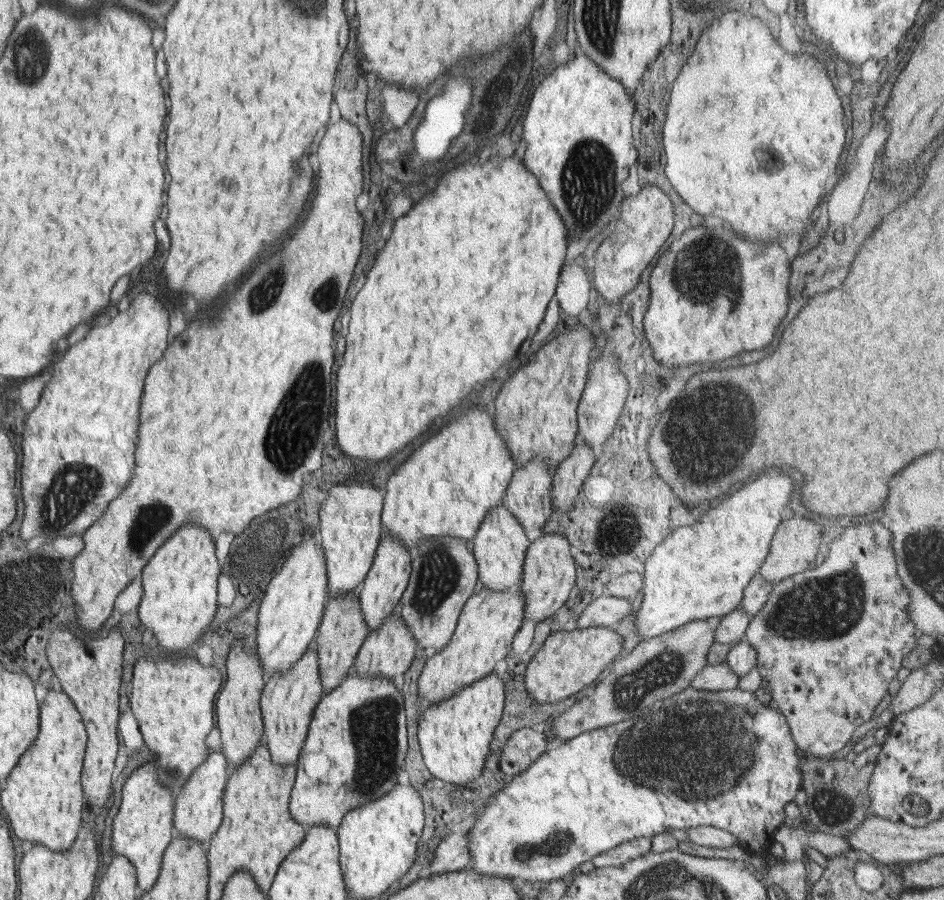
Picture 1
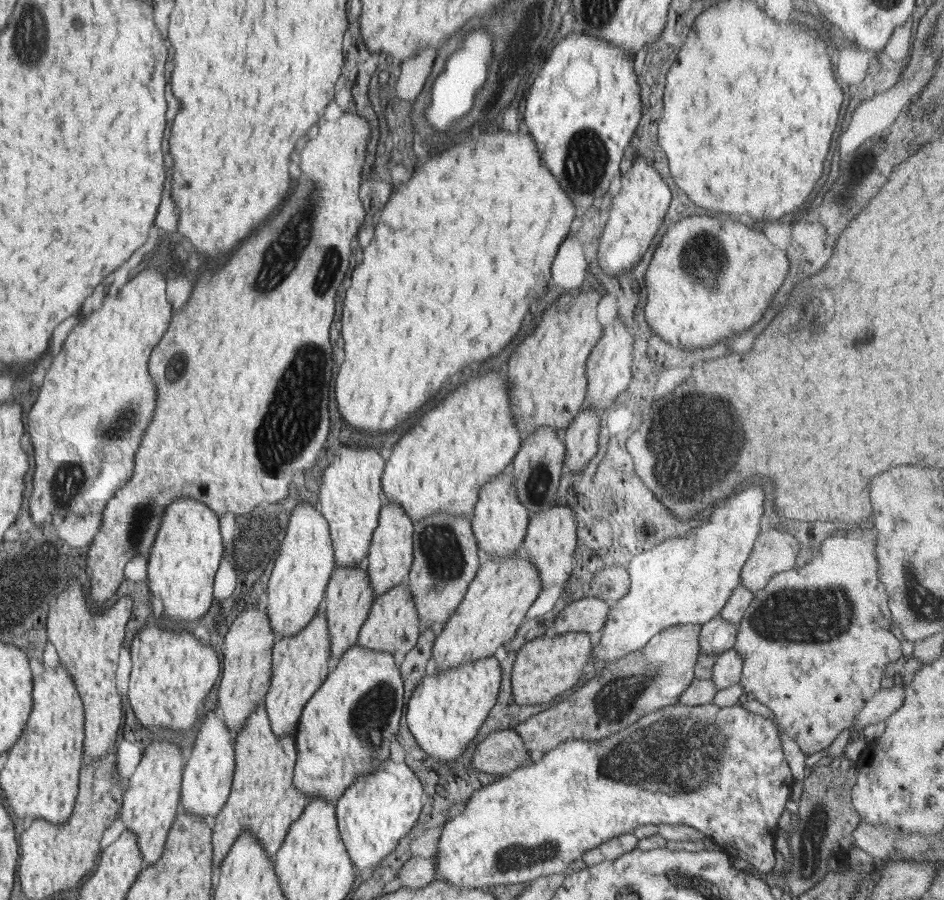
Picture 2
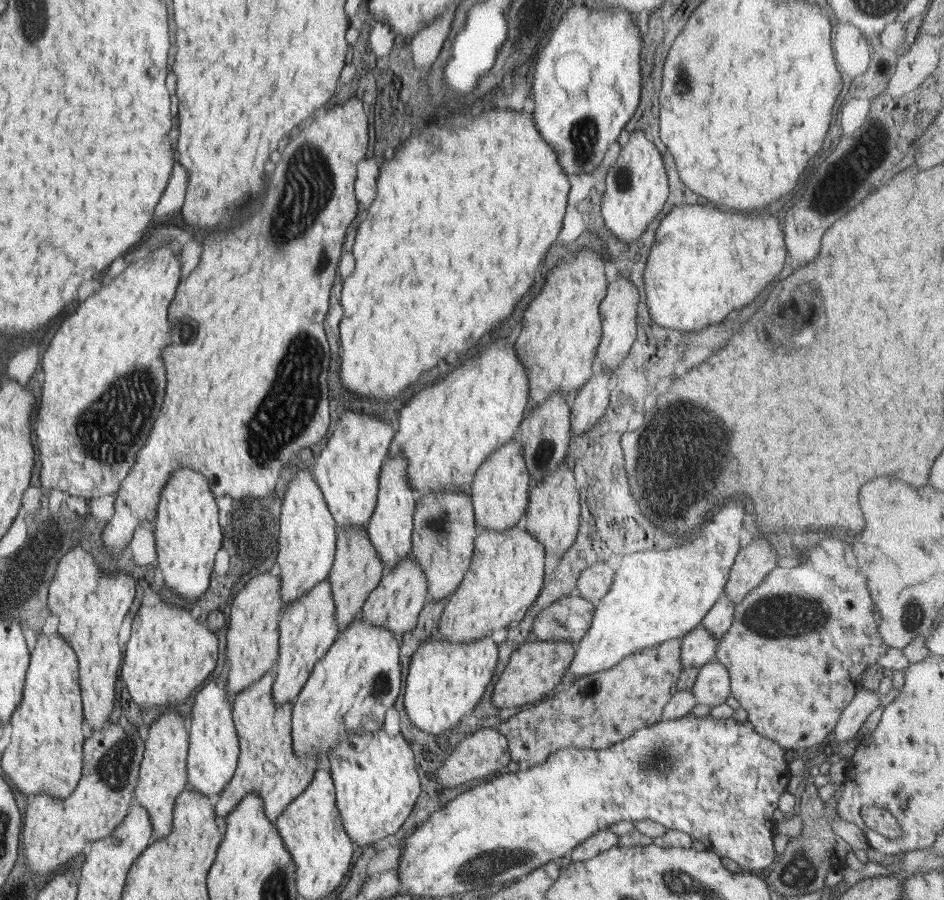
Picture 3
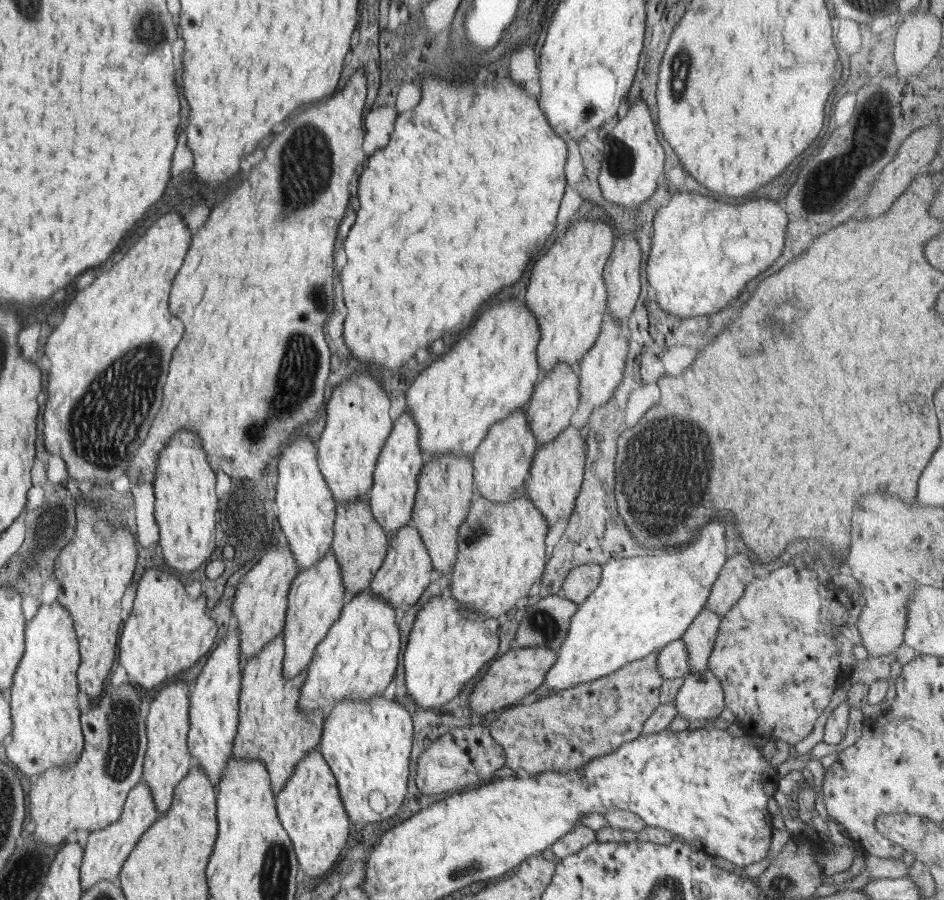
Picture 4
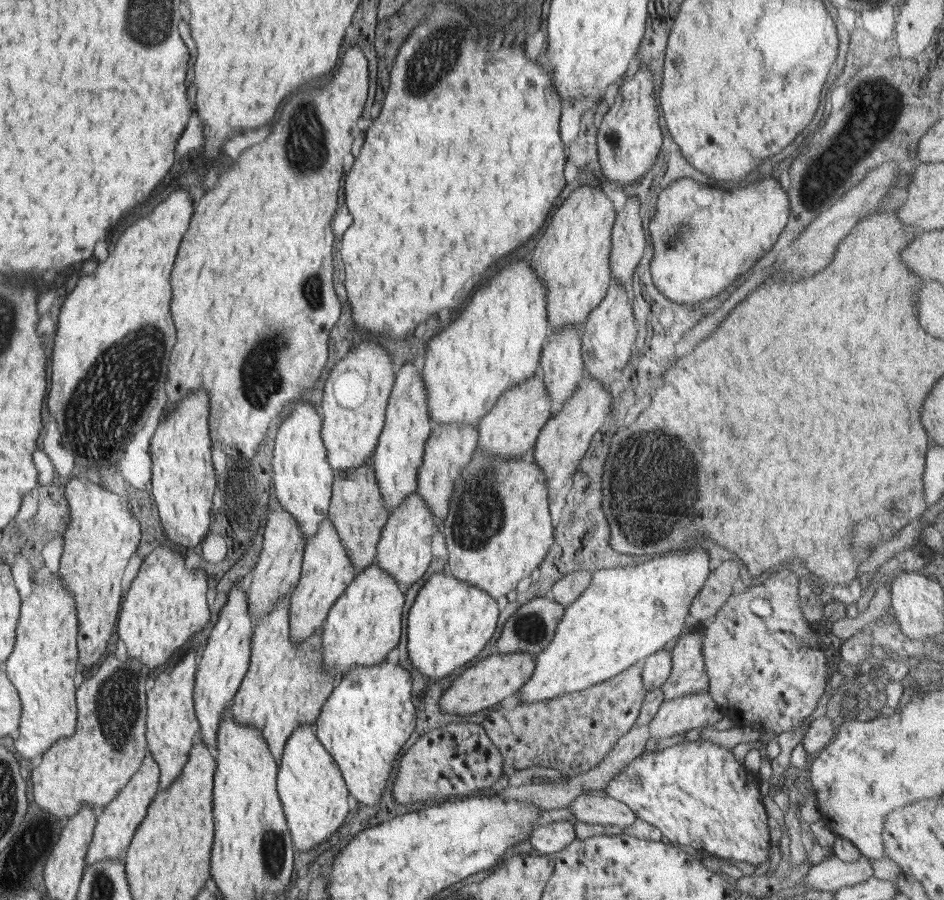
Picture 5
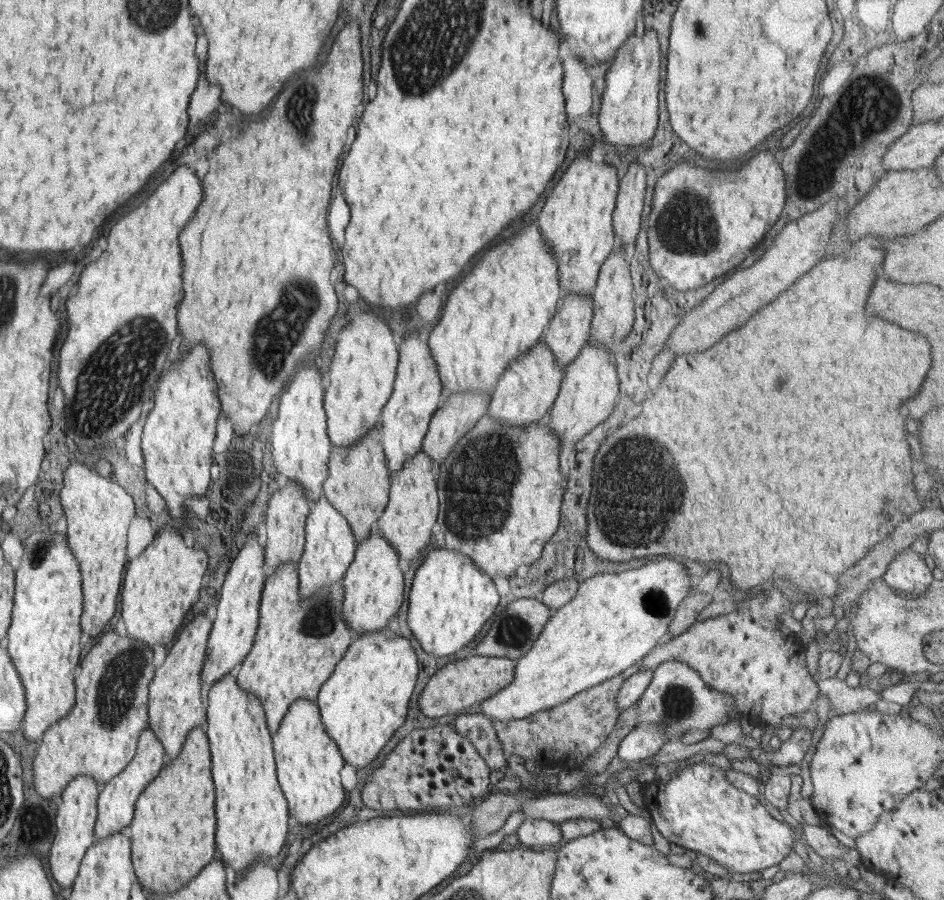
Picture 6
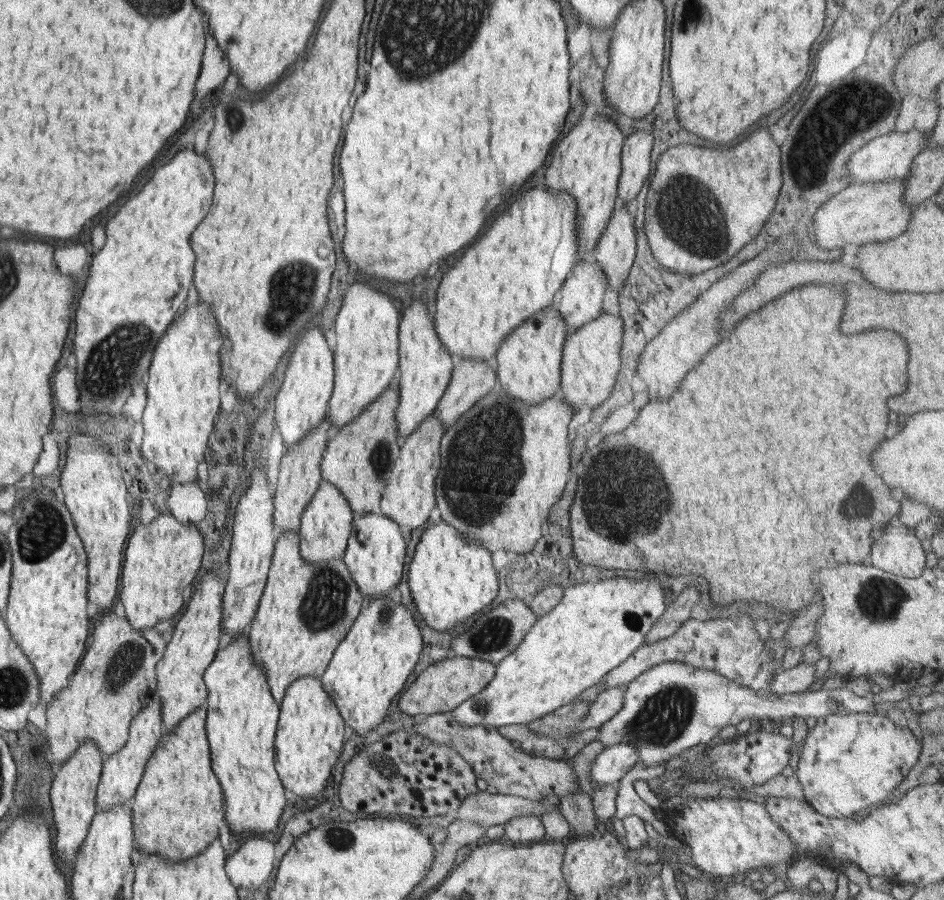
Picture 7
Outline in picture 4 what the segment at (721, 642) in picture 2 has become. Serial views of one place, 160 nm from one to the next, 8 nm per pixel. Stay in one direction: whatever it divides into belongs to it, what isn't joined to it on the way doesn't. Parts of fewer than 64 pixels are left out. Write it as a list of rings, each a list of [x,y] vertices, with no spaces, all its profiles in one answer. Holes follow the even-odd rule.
[[[683,639],[669,642],[658,654],[658,670],[664,679],[686,676],[691,672],[687,644]]]

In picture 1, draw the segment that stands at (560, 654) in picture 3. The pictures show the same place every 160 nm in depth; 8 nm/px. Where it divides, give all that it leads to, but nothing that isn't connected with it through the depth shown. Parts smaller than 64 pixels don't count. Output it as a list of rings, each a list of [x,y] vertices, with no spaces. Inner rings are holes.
[[[590,627],[572,631],[554,631],[544,641],[542,648],[525,667],[525,687],[529,695],[538,703],[557,703],[578,694],[585,686],[590,686],[600,673],[610,667],[621,656],[624,636],[616,633],[615,627]]]

